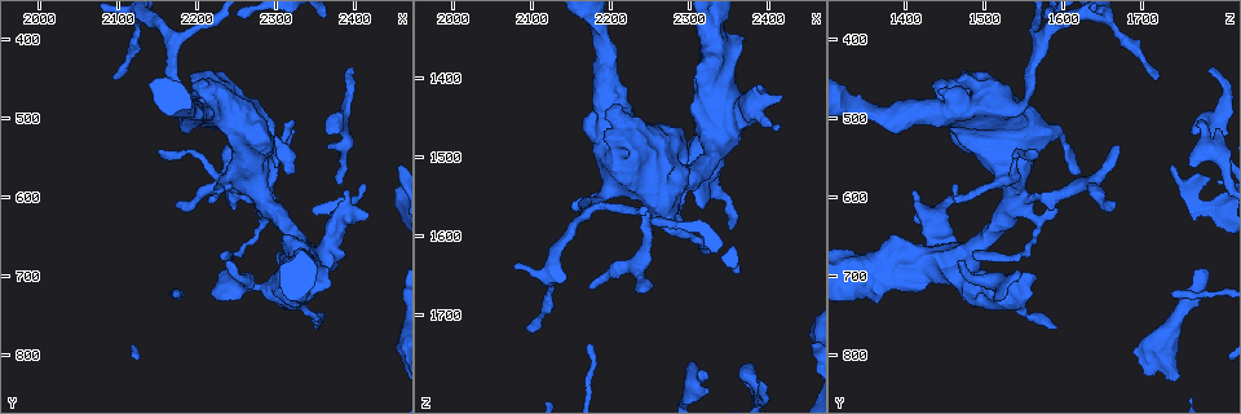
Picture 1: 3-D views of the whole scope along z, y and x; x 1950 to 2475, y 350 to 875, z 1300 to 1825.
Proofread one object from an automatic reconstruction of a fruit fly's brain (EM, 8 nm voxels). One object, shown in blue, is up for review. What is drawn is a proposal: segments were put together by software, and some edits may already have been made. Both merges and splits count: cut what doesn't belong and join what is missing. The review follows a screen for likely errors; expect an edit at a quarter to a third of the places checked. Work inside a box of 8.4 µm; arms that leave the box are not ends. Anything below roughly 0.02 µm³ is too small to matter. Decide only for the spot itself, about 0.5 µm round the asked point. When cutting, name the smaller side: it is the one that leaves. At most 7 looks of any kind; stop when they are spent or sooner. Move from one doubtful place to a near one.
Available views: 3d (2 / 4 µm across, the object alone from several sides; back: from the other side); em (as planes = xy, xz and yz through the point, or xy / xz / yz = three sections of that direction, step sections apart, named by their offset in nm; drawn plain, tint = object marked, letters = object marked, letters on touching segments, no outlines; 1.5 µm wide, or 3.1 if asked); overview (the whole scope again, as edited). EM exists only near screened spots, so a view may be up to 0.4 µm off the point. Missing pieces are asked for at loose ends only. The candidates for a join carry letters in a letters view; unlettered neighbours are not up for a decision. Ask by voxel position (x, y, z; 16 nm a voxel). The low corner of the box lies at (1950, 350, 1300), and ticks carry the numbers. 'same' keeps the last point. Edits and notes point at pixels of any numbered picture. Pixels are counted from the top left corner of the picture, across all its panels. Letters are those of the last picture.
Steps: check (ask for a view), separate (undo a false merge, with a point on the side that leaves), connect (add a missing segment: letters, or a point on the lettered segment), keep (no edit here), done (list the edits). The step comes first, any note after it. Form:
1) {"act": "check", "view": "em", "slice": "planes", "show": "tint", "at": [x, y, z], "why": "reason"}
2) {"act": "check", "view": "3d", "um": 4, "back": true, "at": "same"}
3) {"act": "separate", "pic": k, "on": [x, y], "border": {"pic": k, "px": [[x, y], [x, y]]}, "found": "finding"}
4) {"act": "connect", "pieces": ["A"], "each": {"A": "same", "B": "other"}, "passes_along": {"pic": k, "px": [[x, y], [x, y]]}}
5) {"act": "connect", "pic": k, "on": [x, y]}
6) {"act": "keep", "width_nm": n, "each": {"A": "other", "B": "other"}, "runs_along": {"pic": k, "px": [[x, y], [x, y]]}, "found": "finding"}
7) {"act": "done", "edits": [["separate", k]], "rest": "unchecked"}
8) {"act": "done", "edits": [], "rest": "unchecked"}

{"act": "check", "view": "3d", "um": 2, "at": [2415, 590, 1460], "why": "branch stops here"}

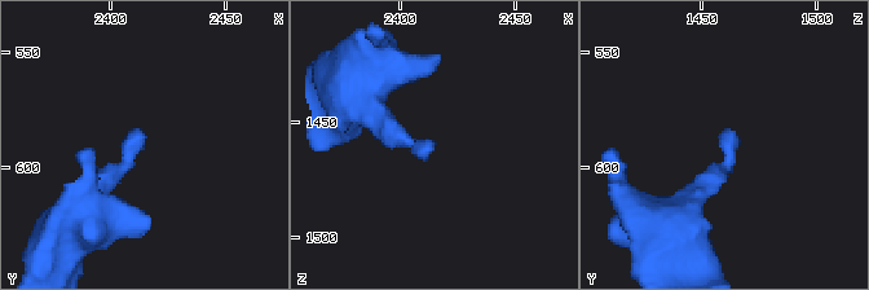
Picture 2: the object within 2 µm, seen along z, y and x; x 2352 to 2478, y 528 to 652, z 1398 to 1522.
{"act": "check", "view": "em", "slice": "yz", "step": 8, "show": "letters", "at": [2413, 585, 1456], "why": "shape alone is not enough"}

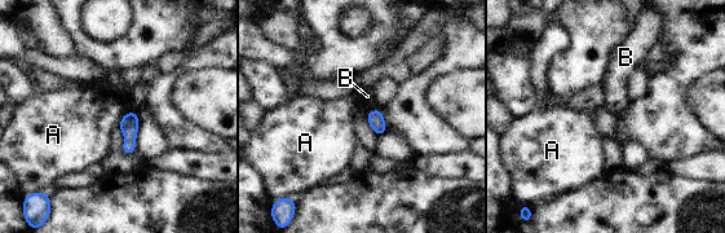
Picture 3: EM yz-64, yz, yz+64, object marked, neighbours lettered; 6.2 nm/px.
{"act": "check", "view": "em", "slice": "xz", "step": 8, "show": "letters", "at": "same"}

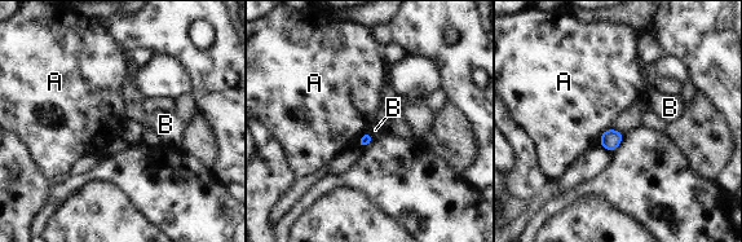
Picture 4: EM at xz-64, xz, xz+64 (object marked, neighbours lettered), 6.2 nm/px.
{"act": "keep", "each": {"A": "other", "B": "other"}, "found": "none of them fits"}

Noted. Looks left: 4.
{"act": "check", "view": "3d", "um": 4, "at": [2230, 670, 1490]}

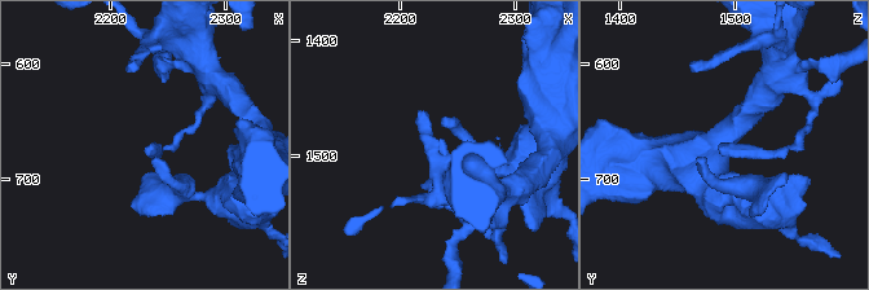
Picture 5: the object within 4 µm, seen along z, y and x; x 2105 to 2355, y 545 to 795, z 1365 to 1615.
{"act": "check", "view": "em", "slice": "planes", "show": "letters", "at": [2232, 674, 1486], "why": "now the EM"}

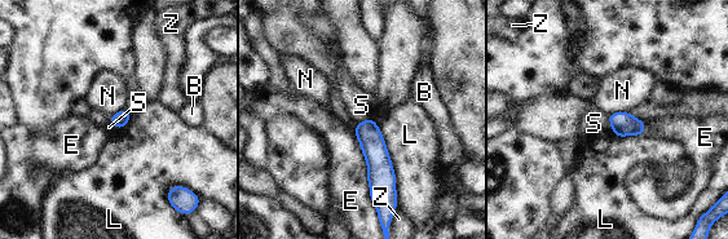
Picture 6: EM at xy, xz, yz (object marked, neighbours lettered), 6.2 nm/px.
{"act": "keep", "each": {"B": "other", "E": "other", "L": "other", "N": "other", "S": "other", "Z": "other"}, "found": "none of them fits"}

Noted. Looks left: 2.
{"act": "done", "edits": [], "rest": "unchecked"}

